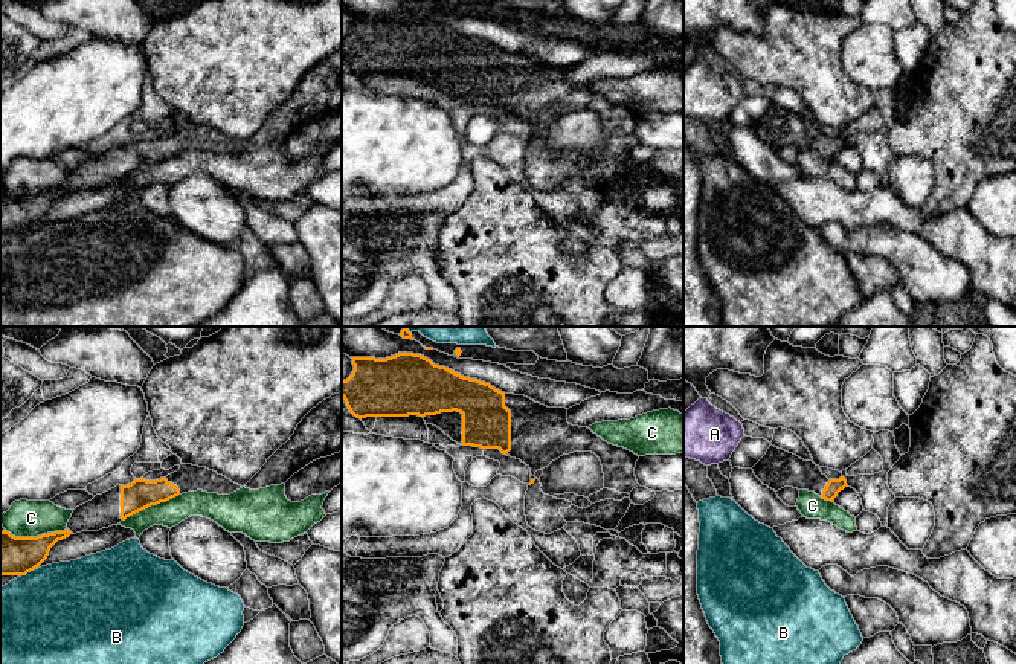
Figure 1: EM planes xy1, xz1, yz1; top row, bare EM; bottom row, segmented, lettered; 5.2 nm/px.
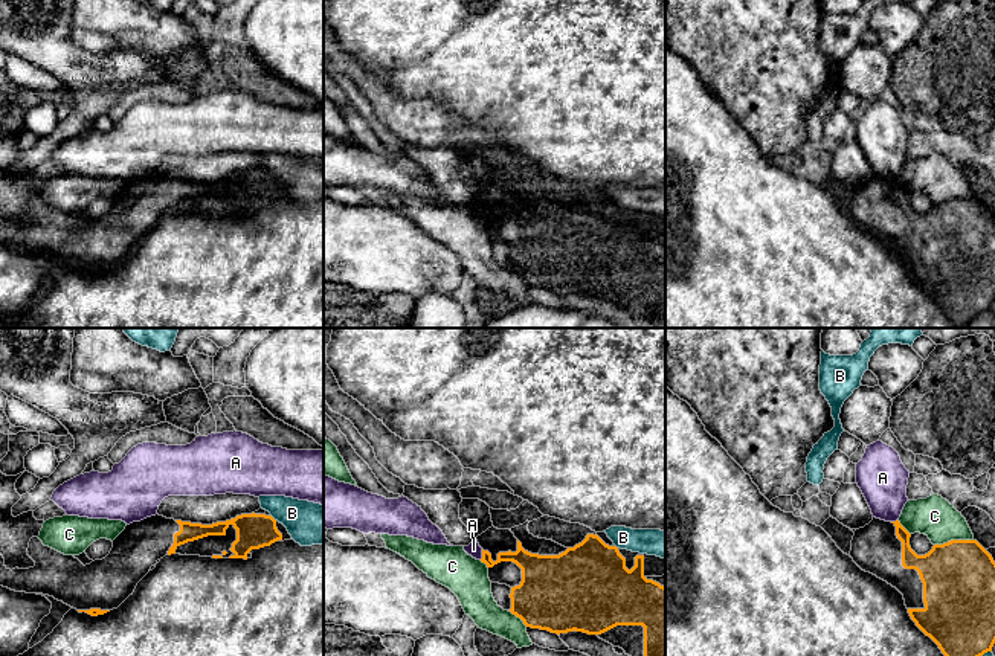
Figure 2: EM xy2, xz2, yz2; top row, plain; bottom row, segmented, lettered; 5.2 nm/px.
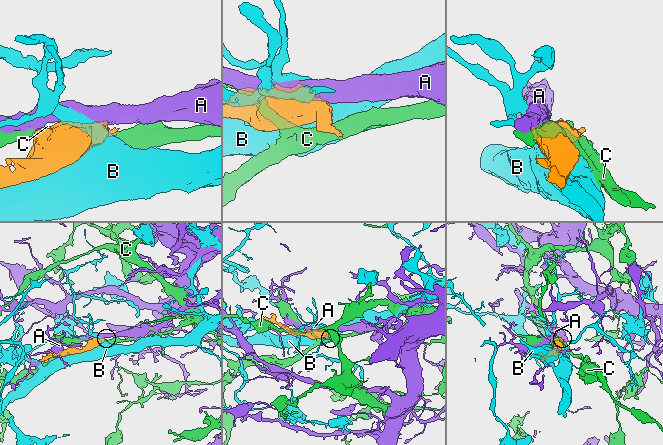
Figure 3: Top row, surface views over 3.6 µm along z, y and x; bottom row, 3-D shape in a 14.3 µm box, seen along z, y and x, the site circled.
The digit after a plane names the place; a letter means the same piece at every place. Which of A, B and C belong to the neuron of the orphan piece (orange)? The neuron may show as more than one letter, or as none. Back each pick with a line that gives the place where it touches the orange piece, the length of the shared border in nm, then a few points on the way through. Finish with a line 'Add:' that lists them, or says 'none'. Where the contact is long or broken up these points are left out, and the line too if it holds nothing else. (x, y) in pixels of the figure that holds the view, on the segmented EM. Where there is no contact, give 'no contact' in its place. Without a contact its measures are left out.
Add: none

